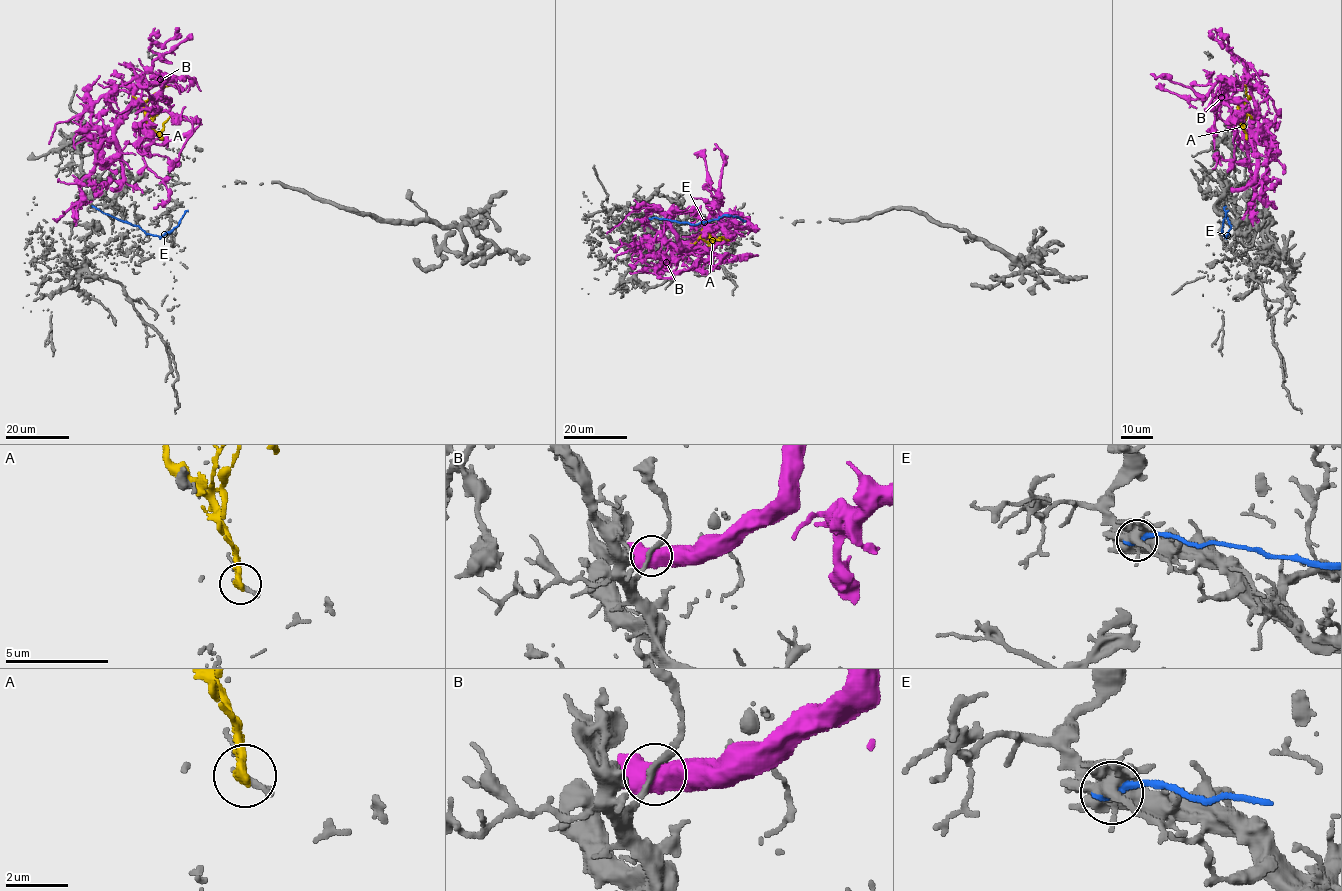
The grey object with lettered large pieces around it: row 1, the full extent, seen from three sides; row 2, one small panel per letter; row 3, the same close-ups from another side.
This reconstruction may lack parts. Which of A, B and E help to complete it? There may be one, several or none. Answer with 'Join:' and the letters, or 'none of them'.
Join: none of them

